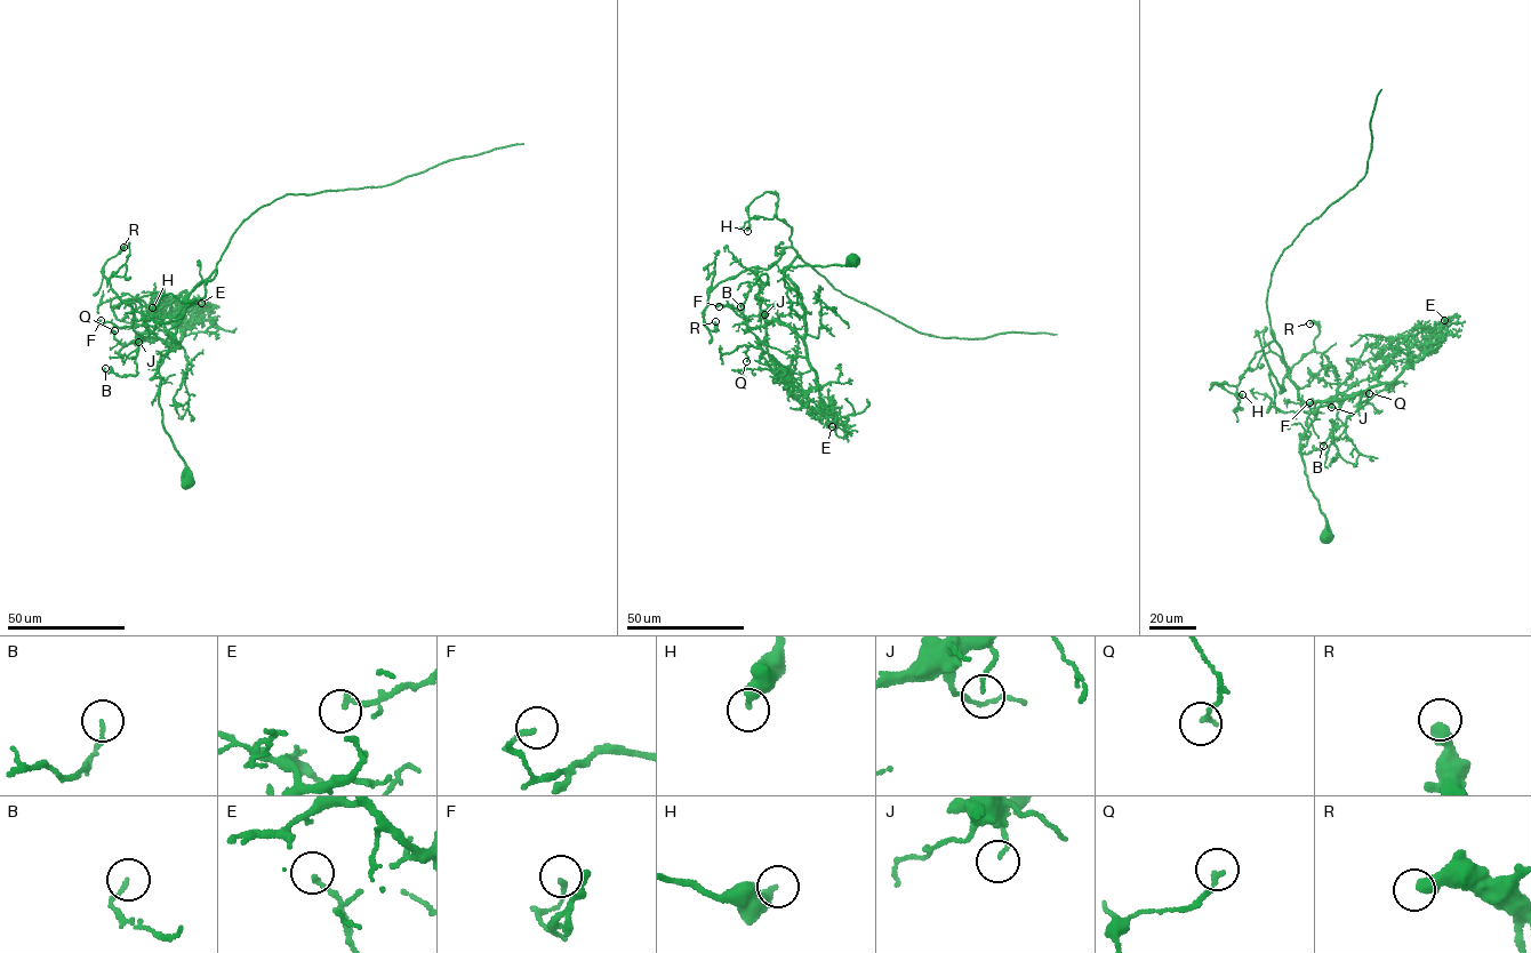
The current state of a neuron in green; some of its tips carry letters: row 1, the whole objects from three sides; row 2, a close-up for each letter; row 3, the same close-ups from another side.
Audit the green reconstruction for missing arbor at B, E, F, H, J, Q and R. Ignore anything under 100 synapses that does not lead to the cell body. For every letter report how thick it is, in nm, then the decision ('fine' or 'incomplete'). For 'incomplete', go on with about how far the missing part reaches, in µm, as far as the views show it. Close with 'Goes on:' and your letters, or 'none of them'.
B: calibre 120 nm; fine
E: calibre 180 nm; fine
F: calibre 160 nm; fine
H: calibre 380 nm; fine
J: calibre 120 nm; fine
Q: calibre 170 nm; fine
R: calibre 440 nm; fine
Goes on: none of them

